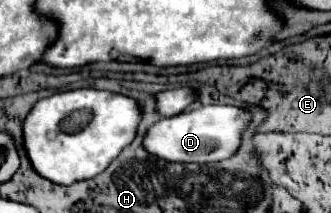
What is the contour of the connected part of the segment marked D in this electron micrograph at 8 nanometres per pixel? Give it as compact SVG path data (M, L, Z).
M207 105L195 111L183 111L175 117L161 119L151 125L143 137L143 147L149 155L167 163L213 163L229 159L241 141L243 129L249 123L249 113L233 105Z

